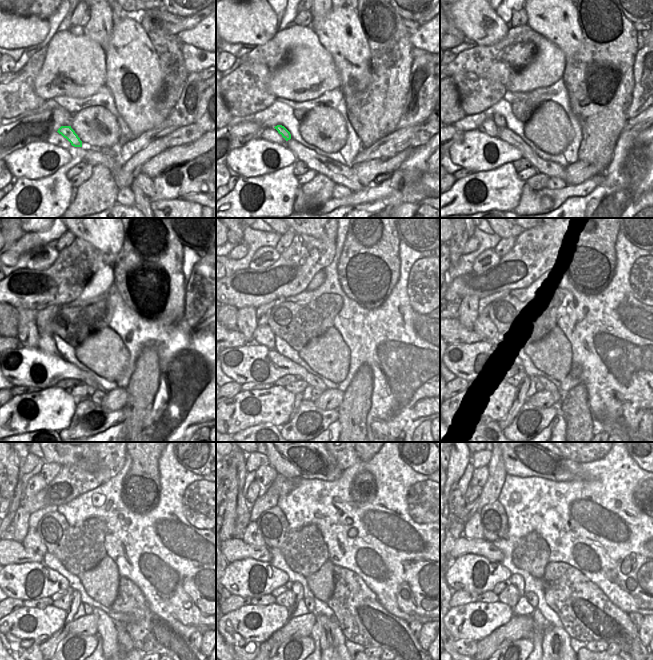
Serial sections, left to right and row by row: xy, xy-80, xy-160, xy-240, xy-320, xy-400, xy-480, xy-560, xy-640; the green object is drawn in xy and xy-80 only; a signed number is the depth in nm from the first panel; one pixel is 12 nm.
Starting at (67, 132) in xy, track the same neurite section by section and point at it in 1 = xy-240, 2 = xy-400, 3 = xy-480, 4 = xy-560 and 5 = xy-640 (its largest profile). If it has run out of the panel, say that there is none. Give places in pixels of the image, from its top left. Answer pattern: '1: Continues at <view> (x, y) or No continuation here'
1: Continues at xy-240 (43, 317)
2: Continues at xy-400 (484, 303)
3: Continues at xy-480 (34, 518)
4: Continues at xy-560 (268, 498)
5: Continues at xy-640 (490, 492)

